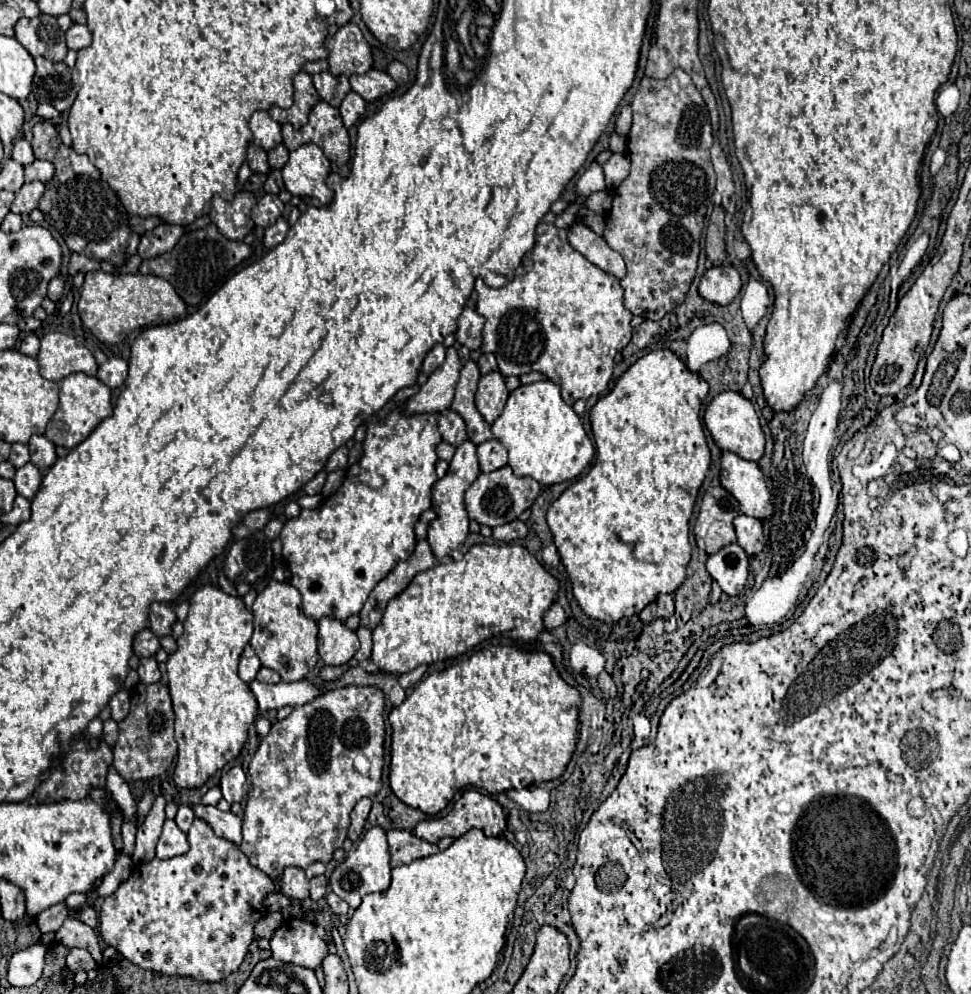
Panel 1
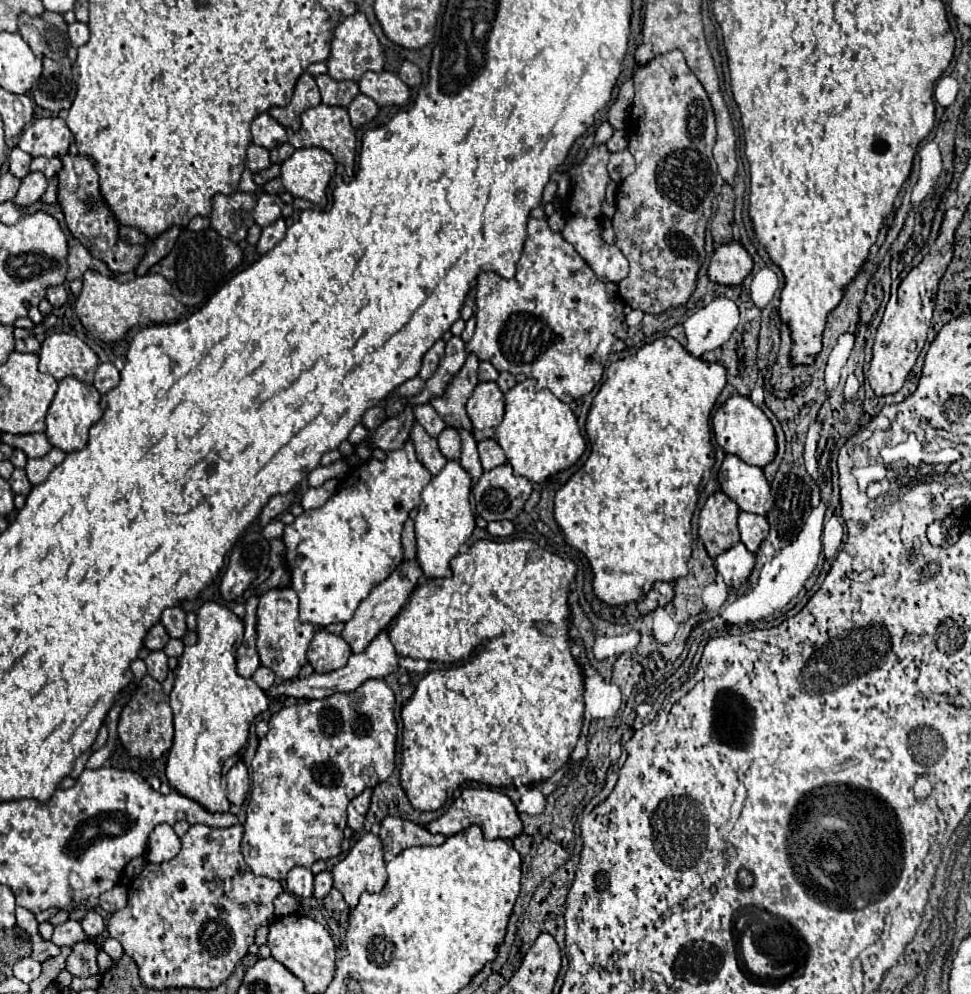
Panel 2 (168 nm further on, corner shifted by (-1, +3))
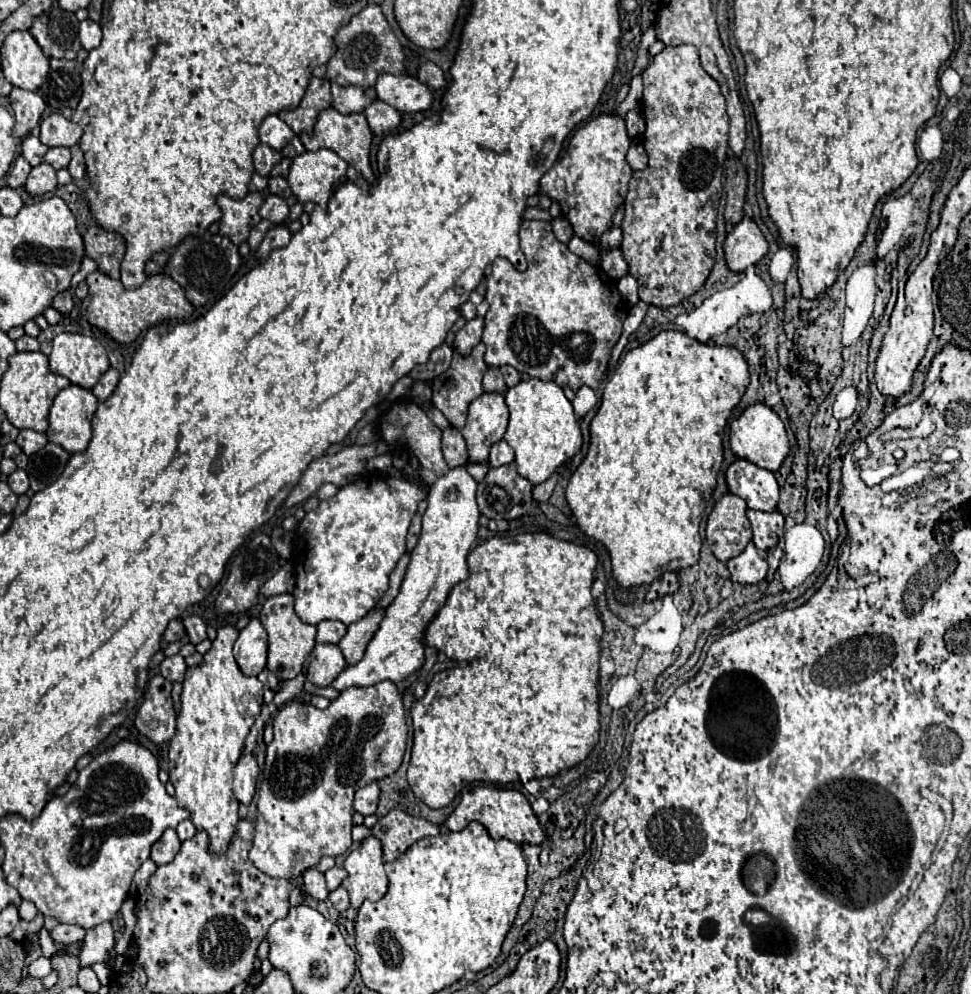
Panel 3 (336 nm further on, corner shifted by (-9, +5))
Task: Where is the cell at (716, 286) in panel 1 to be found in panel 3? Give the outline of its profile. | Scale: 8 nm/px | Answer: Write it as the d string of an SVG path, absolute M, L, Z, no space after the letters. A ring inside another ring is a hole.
M743 218L725 238L723 244L725 262L729 270L743 272L749 266L755 266L769 250L761 230L751 218Z

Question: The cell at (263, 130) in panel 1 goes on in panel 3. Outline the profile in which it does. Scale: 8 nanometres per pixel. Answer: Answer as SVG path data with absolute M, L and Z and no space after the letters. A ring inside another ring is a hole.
M267 116L261 126L259 126L259 138L263 144L281 150L285 144L289 144L293 140L295 132L279 118L279 116Z

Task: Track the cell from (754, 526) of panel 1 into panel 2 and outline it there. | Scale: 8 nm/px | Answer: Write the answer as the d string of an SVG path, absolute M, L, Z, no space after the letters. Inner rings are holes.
M739 512L739 530L741 530L741 542L747 546L747 550L757 552L759 544L769 534L769 522L765 516L751 514L751 512Z

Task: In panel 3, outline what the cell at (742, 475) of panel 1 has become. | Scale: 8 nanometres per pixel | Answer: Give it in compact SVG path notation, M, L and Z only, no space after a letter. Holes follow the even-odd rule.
M737 458L725 472L729 492L741 496L751 510L773 512L779 502L779 484L771 470Z

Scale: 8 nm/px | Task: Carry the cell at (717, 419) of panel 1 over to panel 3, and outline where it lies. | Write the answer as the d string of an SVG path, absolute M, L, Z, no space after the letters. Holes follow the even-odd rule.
M761 402L747 406L741 412L741 416L731 422L729 442L731 442L731 450L737 458L745 458L745 460L753 462L755 466L771 470L771 472L777 472L789 454L789 440L787 440L787 432L785 432L781 418L769 406L765 406Z

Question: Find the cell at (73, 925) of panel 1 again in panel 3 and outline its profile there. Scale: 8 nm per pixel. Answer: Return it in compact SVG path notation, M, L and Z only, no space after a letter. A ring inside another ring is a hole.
M57 924L51 930L51 936L59 944L71 944L71 942L79 942L85 938L85 928L73 926L73 924Z

